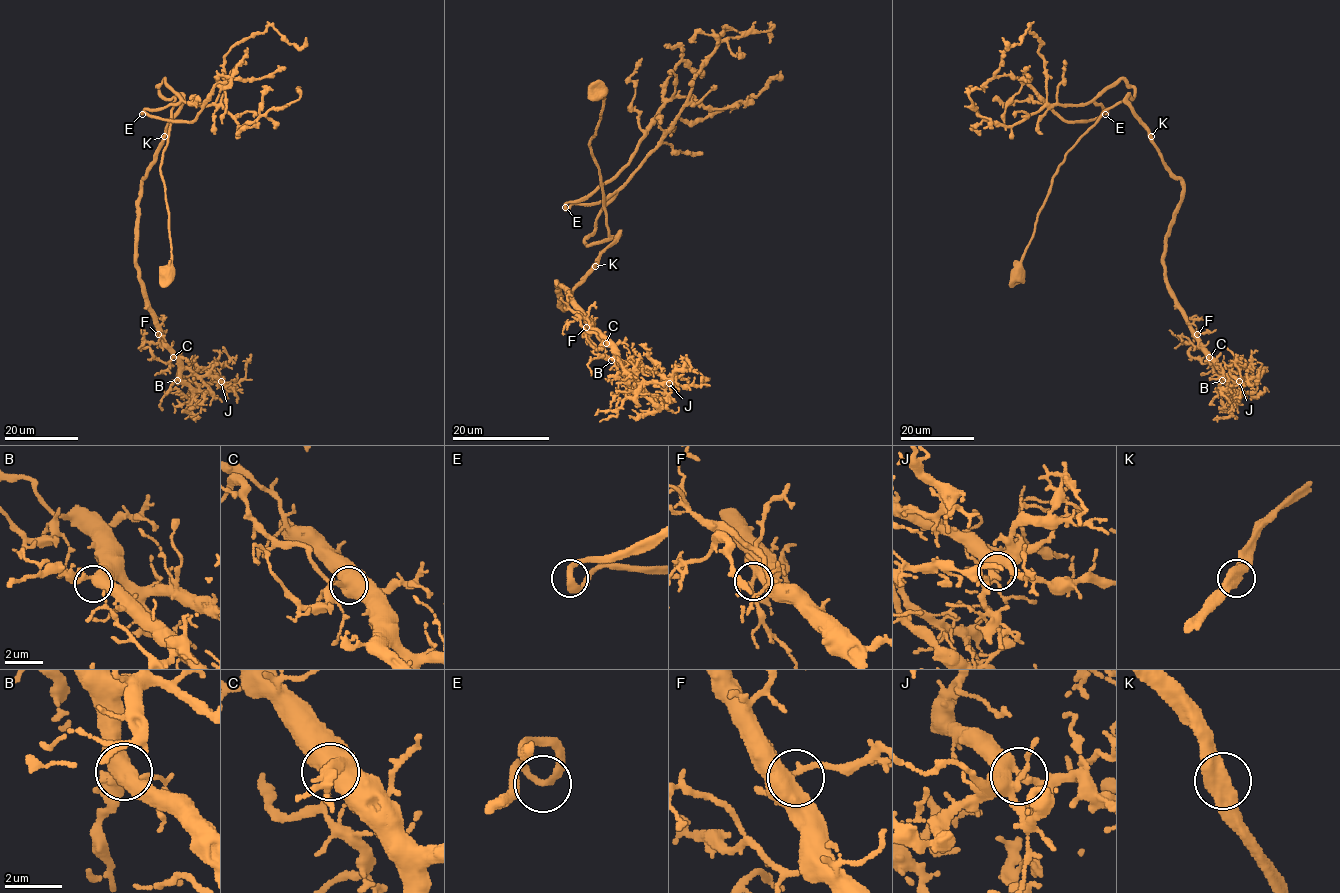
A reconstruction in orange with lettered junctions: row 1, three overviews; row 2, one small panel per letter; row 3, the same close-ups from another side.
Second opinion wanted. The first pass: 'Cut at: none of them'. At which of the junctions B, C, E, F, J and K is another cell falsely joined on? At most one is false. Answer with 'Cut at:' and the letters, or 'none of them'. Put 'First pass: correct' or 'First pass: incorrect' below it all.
Cut at: none of them
First pass: correct

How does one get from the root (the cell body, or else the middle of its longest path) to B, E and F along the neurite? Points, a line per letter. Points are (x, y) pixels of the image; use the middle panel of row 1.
B: (594, 88), (603, 109), (589, 147), (606, 228), (619, 236), (564, 309), (556, 283), (611, 346), (611, 360)
E: (594, 88), (603, 109), (589, 147), (609, 237), (584, 240), (615, 192), (593, 204), (565, 206)
F: (594, 88), (603, 109), (589, 147), (606, 228), (619, 236), (564, 309), (556, 283), (586, 327)

